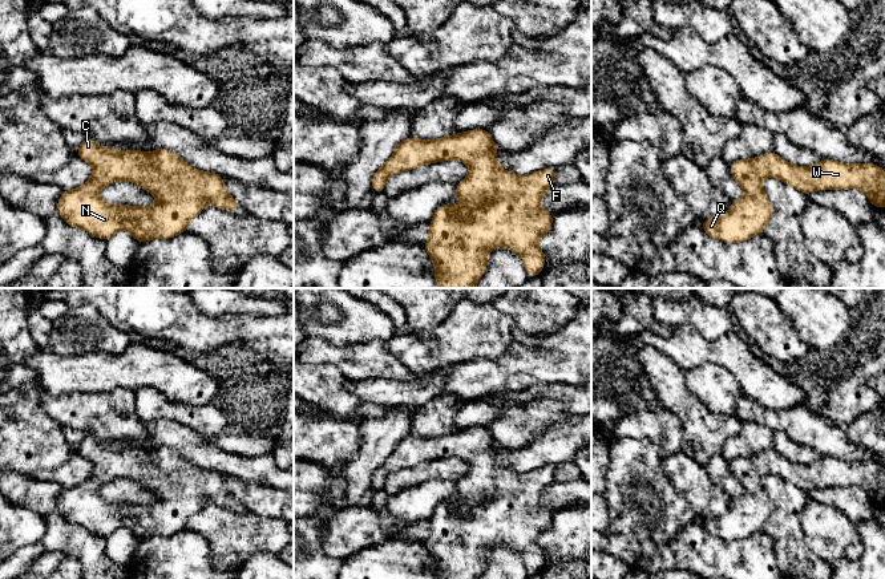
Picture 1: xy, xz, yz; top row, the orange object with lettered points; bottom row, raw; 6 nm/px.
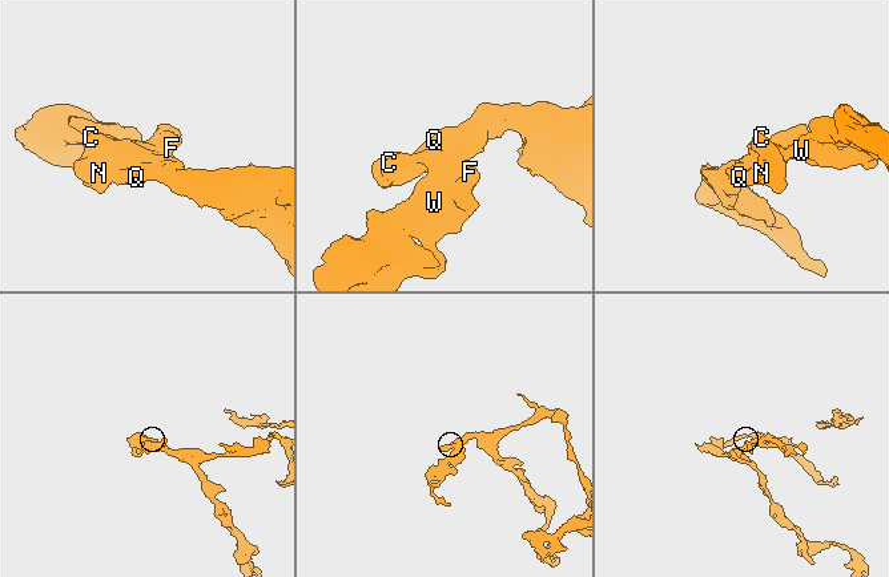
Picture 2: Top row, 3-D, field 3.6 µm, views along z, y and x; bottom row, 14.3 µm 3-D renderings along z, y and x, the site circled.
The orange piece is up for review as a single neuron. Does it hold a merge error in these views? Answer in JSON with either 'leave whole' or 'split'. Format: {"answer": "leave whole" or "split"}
{"answer": "leave whole"}

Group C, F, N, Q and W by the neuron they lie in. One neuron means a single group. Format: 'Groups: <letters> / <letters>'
Groups: C F N Q W

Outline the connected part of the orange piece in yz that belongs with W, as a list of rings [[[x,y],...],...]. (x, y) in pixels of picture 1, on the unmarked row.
[[[775,449],[752,457],[730,461],[734,477],[744,494],[734,499],[726,513],[699,519],[712,535],[724,540],[745,539],[763,531],[775,511],[763,486],[763,477],[775,474],[805,493],[816,487],[860,486],[874,505],[885,505],[885,467],[876,461],[846,462],[821,457],[811,465],[795,463]]]

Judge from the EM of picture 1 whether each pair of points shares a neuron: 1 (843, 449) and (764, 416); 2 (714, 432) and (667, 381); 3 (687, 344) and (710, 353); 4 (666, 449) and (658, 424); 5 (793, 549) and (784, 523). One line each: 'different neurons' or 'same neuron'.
1: same neuron
2: same neuron
3: same neuron
4: same neuron
5: same neuron

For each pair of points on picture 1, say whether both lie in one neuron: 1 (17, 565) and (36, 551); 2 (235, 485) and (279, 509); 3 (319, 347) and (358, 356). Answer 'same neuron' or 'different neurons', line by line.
1: same neuron
2: same neuron
3: same neuron

